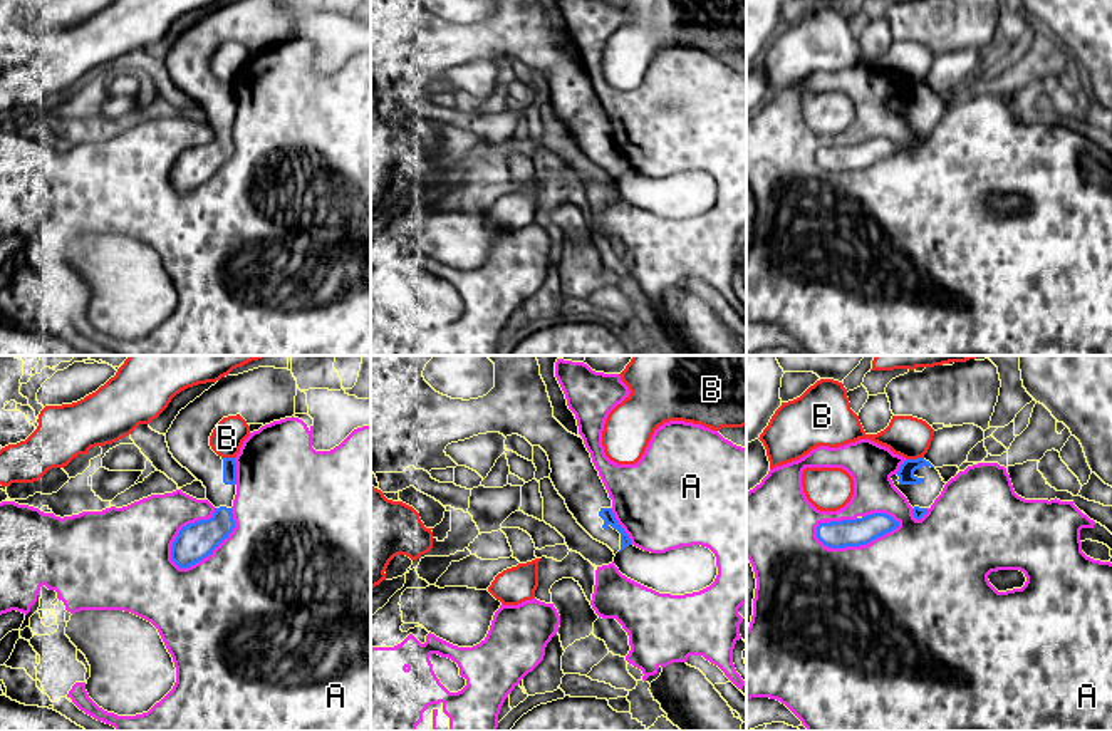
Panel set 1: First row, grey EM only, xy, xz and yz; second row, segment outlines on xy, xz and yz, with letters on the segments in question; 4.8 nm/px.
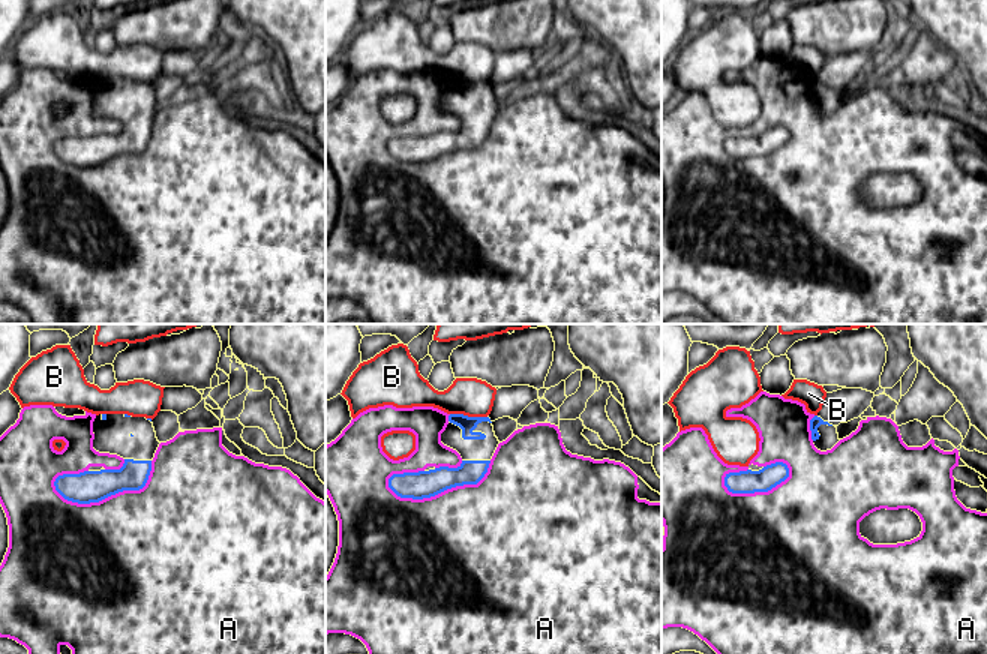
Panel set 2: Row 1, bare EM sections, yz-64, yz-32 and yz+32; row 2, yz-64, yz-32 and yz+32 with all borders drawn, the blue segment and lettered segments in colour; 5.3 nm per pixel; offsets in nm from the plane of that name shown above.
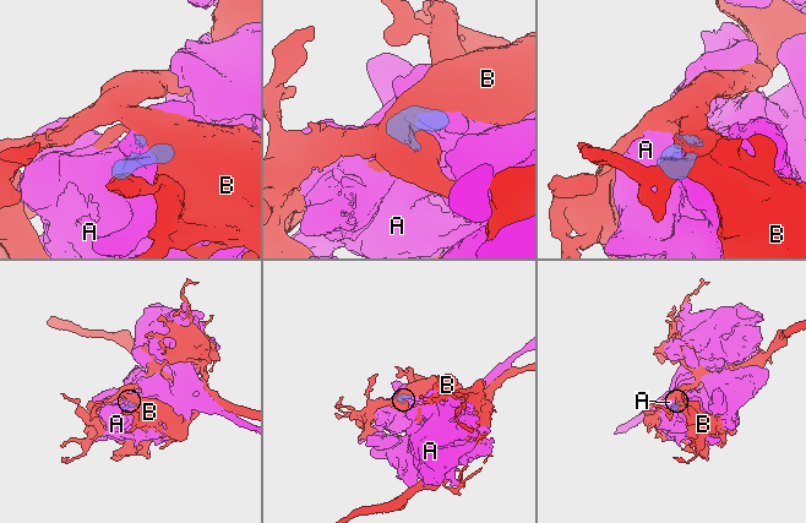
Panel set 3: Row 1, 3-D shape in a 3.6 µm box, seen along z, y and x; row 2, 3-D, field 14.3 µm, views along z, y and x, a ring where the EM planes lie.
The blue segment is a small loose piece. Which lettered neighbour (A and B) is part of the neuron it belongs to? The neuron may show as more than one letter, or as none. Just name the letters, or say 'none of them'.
none of them

